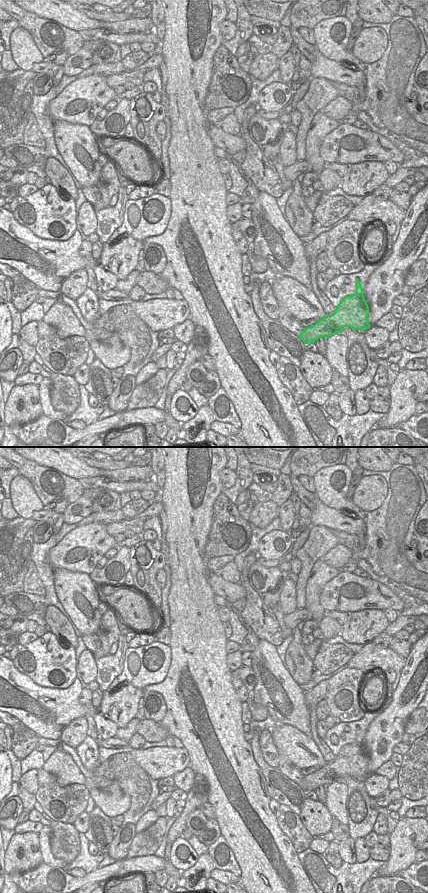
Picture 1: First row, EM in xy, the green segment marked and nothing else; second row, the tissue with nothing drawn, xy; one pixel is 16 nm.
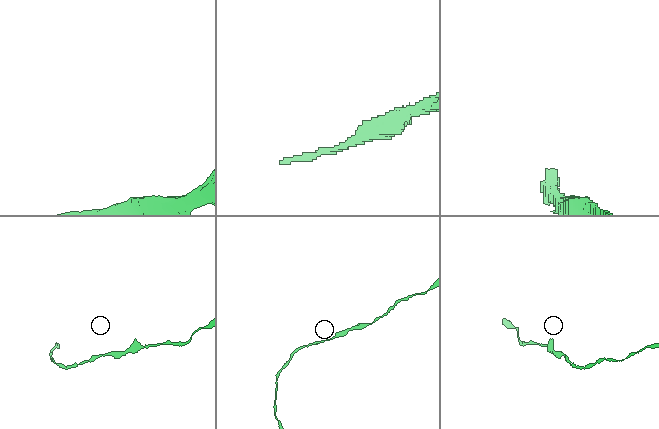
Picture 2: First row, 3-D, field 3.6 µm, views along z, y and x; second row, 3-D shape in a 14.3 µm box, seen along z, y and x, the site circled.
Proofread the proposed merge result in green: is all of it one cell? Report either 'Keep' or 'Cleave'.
Keep.

